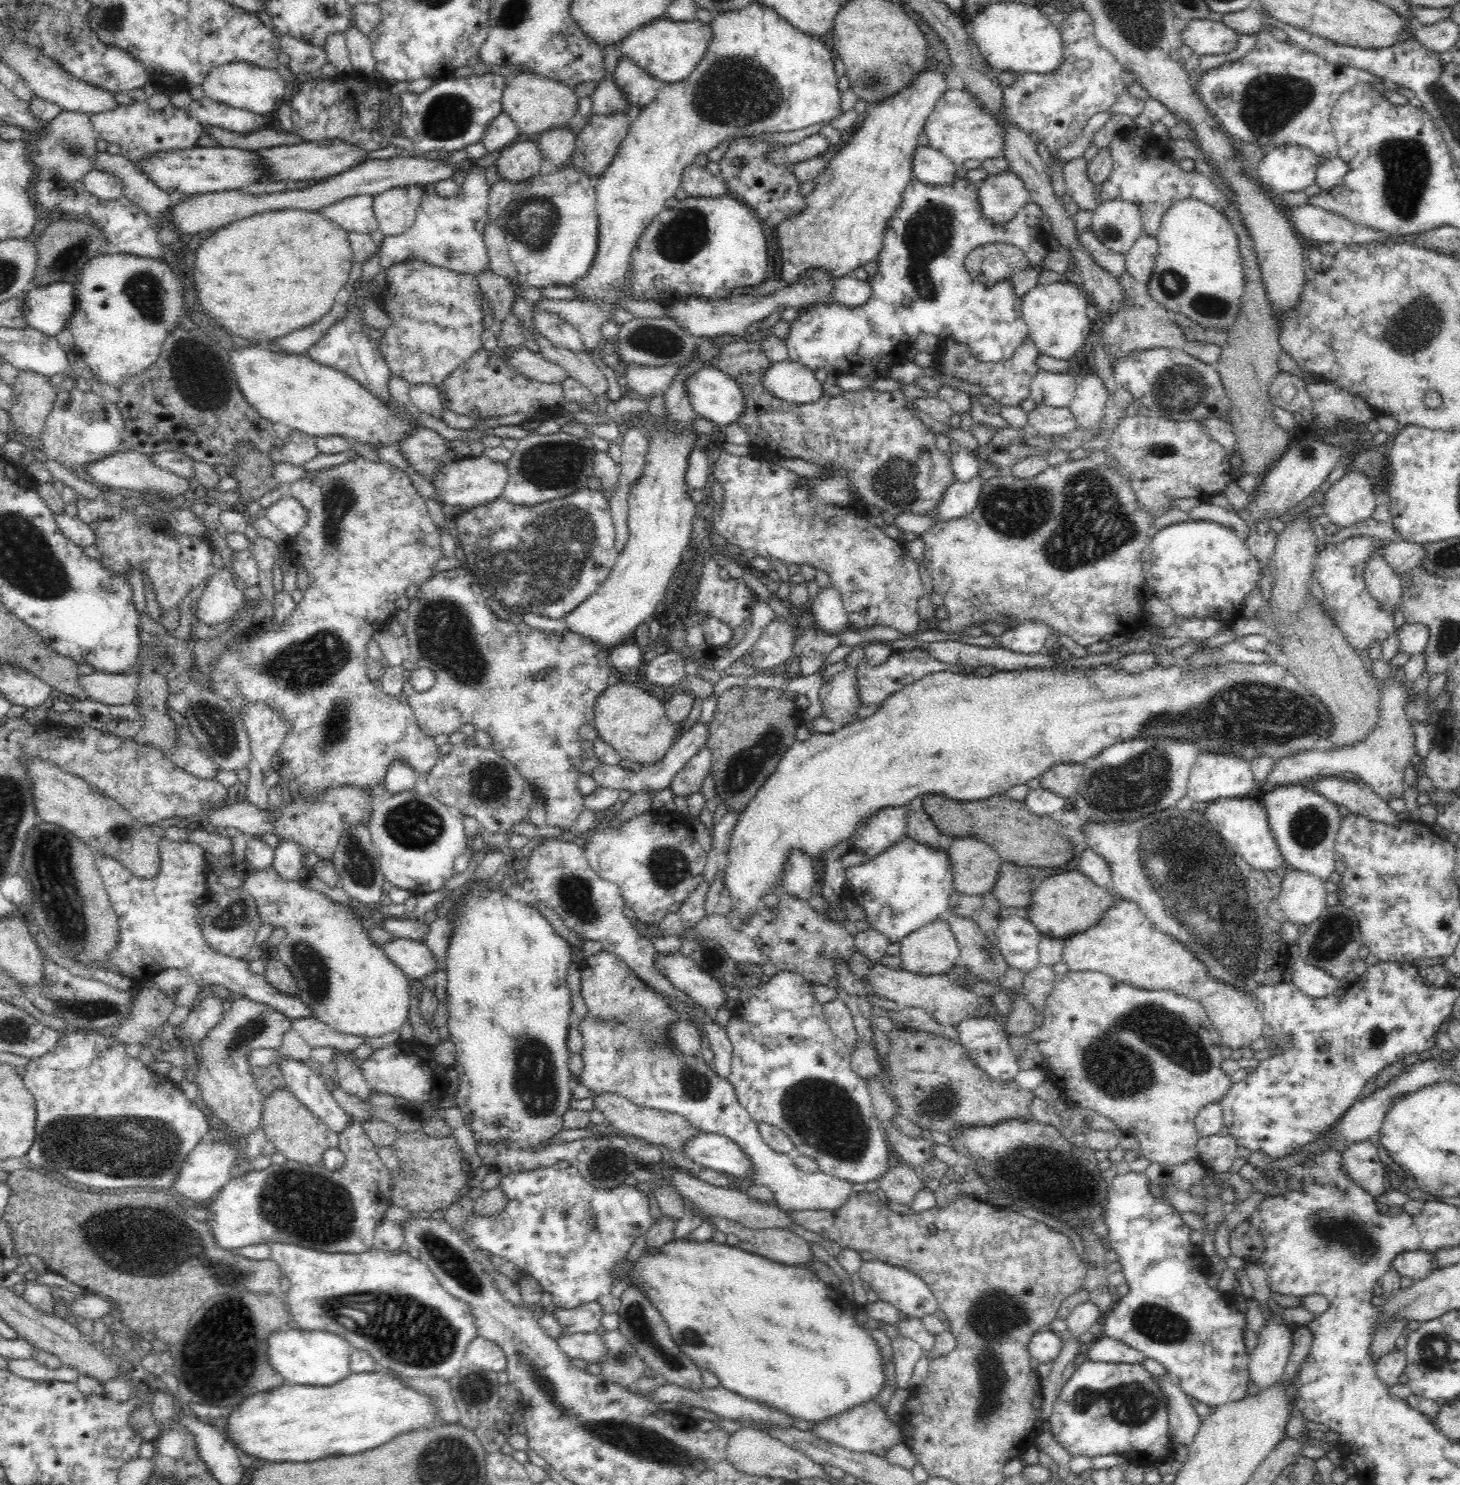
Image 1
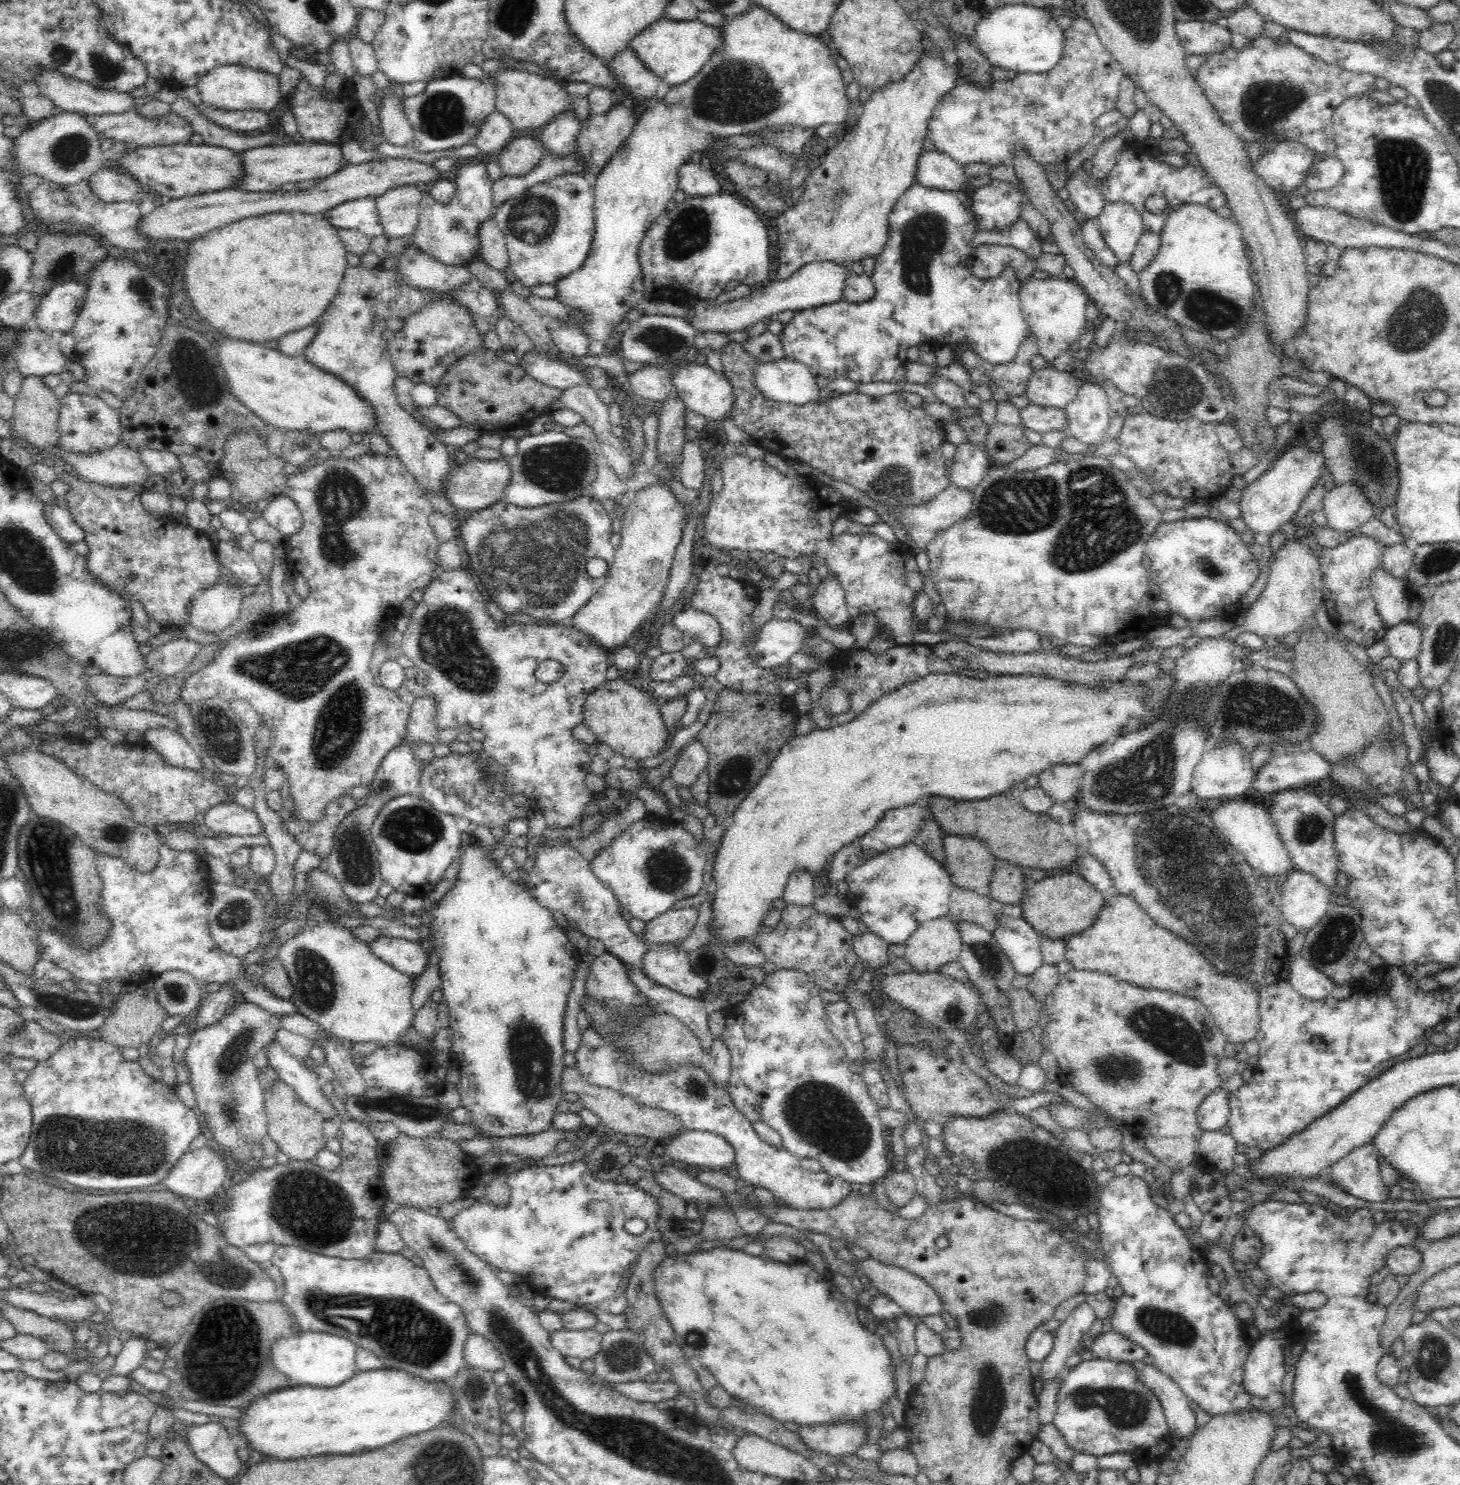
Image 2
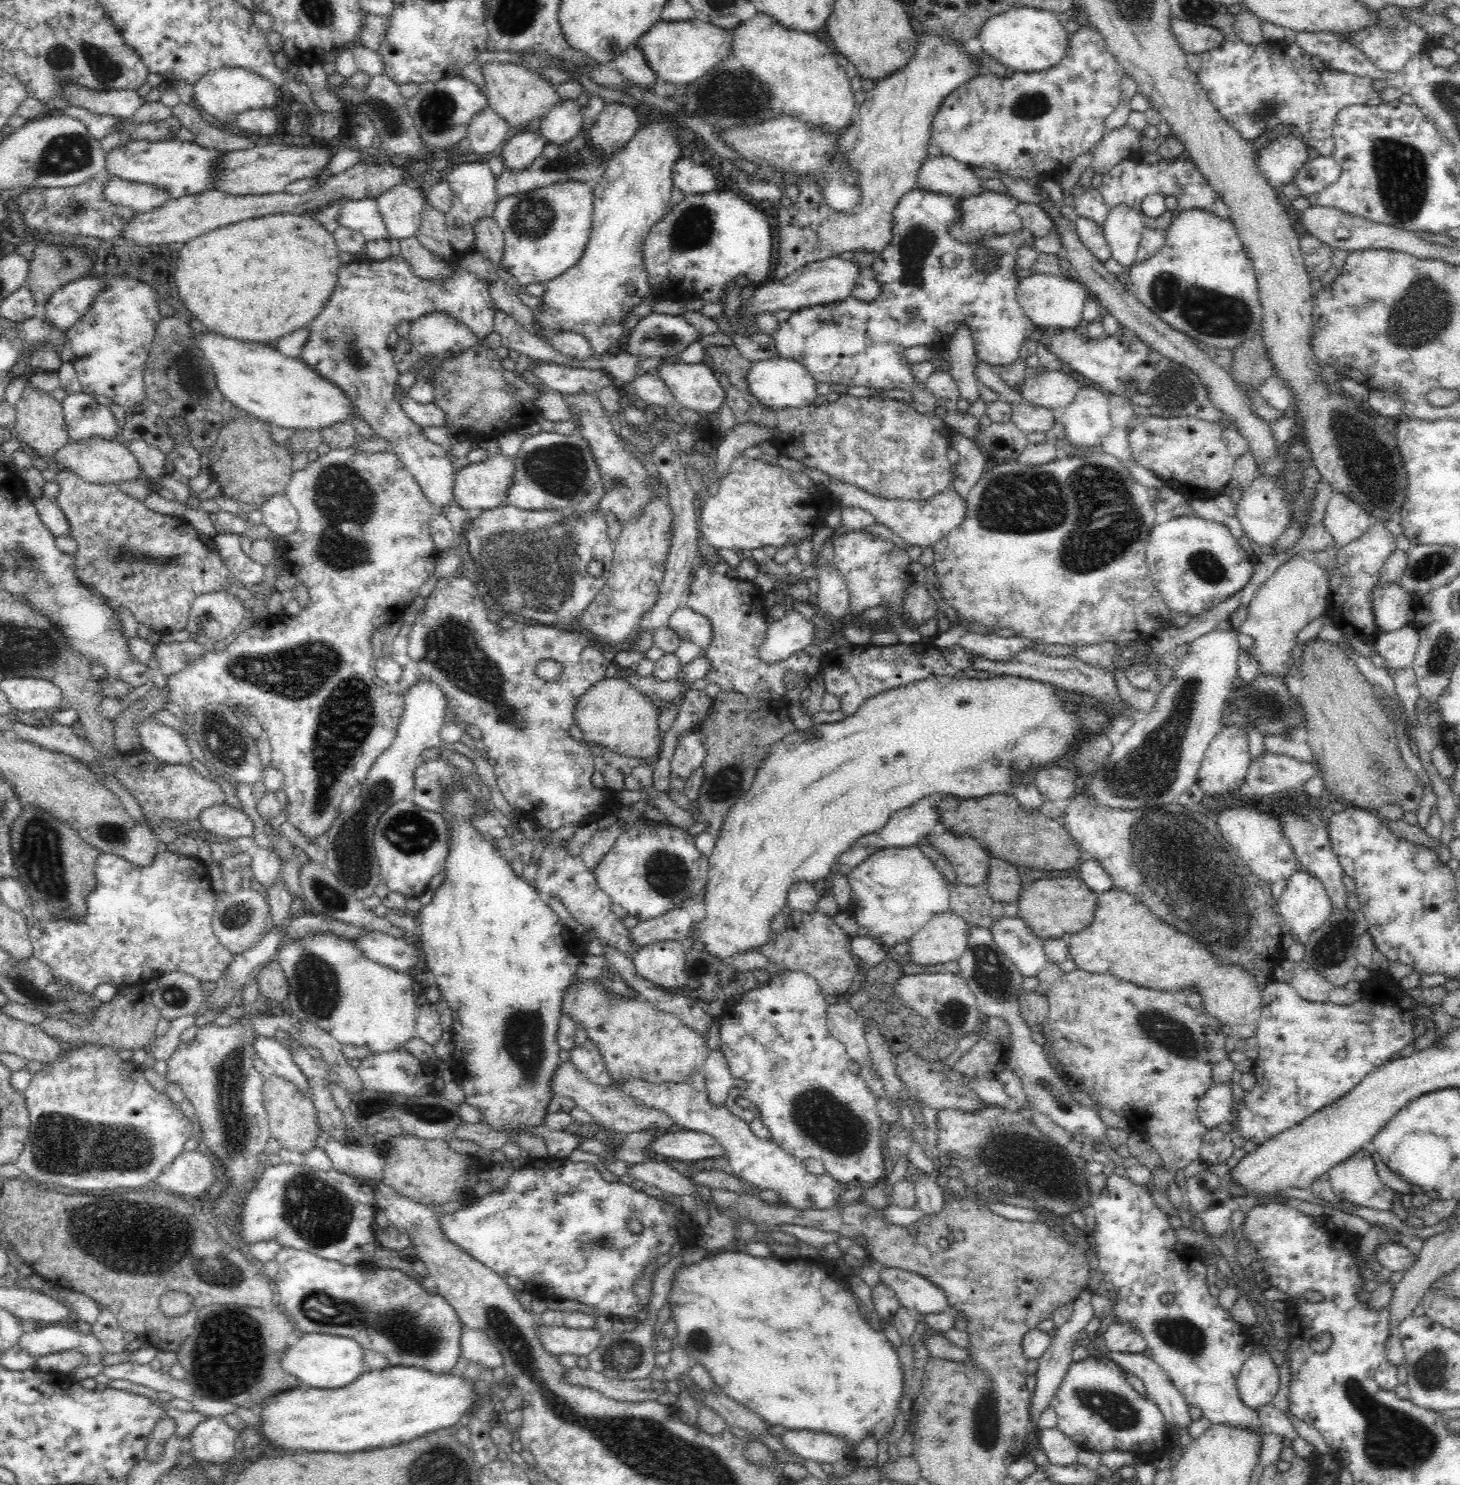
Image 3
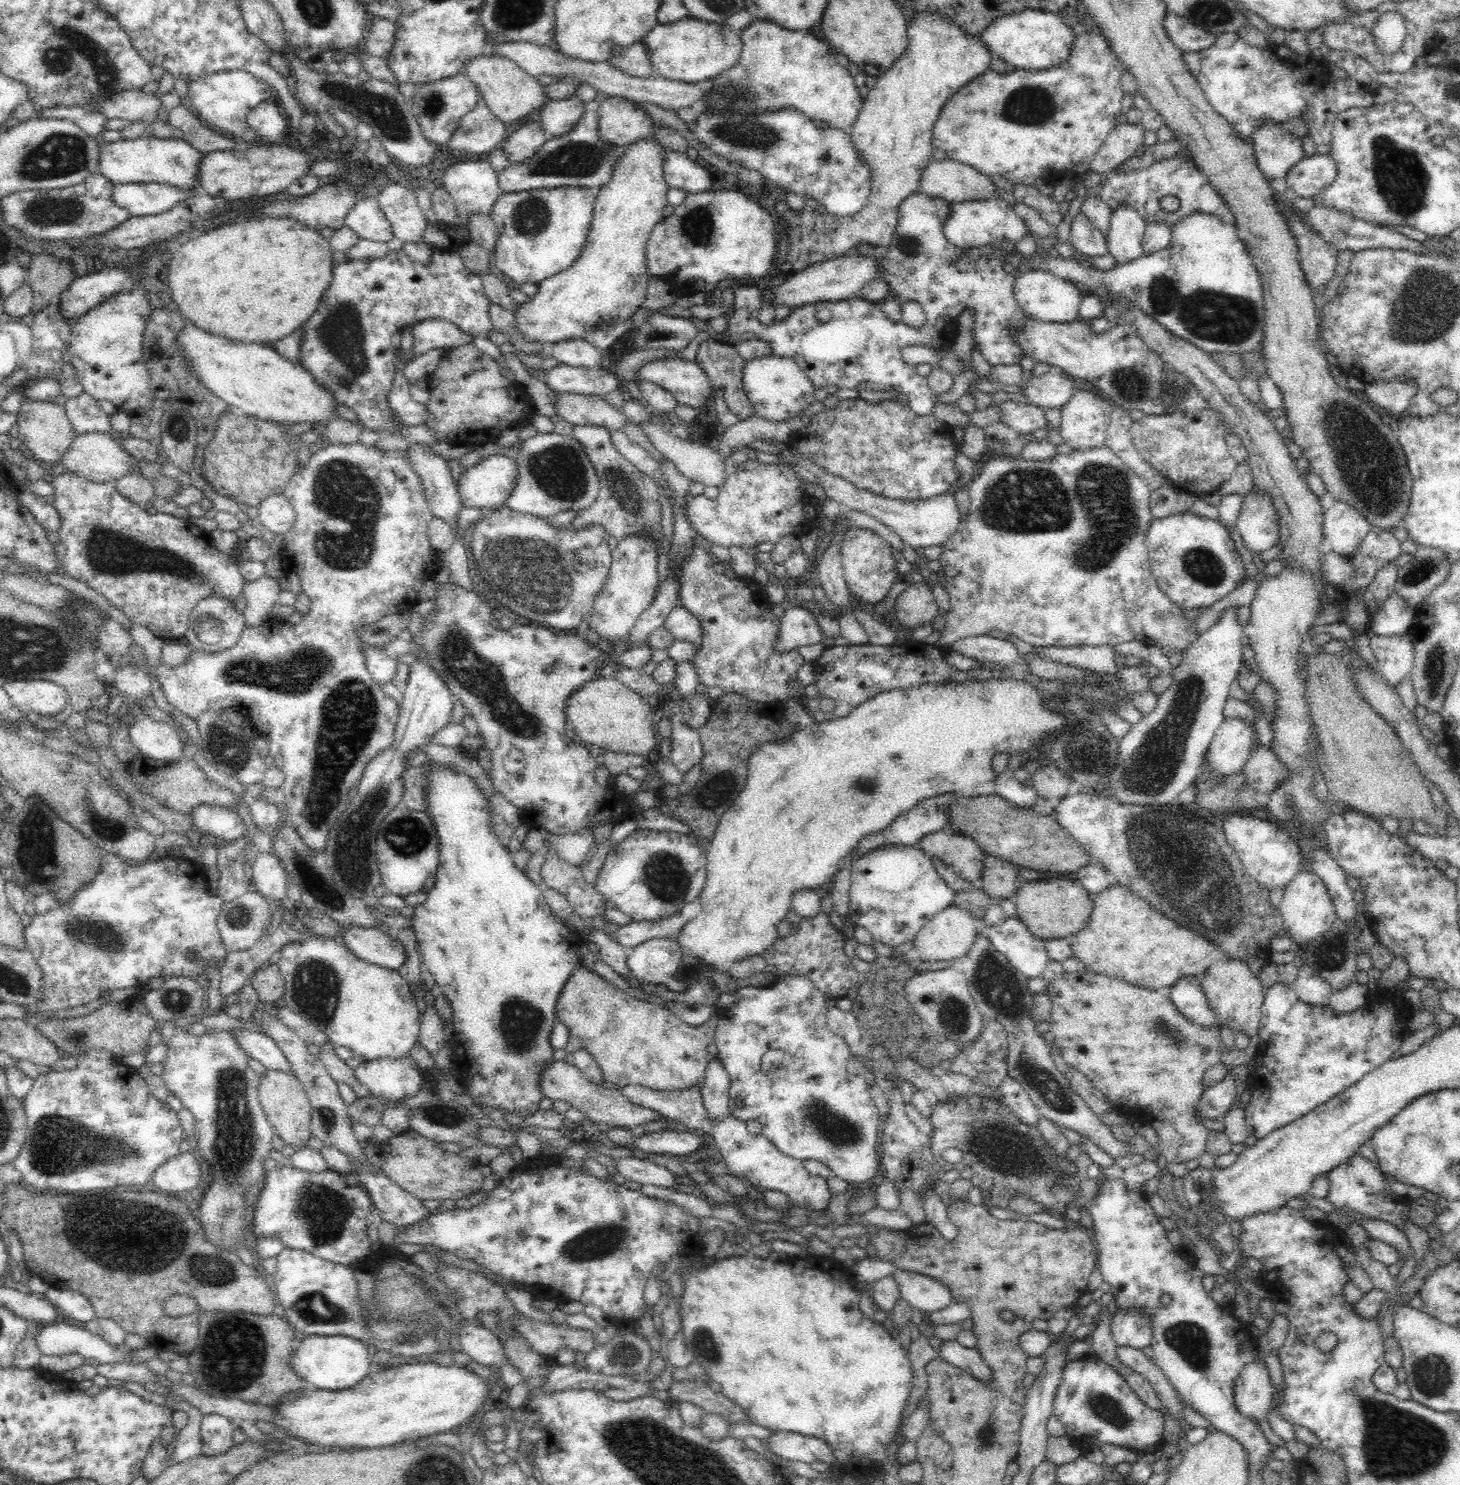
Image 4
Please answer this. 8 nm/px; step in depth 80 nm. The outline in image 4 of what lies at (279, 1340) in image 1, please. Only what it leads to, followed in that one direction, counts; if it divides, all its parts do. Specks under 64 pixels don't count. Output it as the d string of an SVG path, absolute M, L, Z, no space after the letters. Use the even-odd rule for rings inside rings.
M308 1336L300 1337L302 1344L296 1347L291 1358L291 1367L300 1375L307 1383L312 1383L318 1389L326 1390L344 1390L358 1384L368 1376L370 1370L373 1369L370 1354L367 1346L350 1336Z

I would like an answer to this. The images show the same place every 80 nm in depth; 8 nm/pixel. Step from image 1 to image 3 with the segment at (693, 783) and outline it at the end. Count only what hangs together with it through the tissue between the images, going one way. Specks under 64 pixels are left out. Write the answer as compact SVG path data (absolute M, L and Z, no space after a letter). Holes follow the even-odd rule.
M696 730L678 734L677 744L671 758L671 772L688 780L690 772L700 767L706 758L706 749Z

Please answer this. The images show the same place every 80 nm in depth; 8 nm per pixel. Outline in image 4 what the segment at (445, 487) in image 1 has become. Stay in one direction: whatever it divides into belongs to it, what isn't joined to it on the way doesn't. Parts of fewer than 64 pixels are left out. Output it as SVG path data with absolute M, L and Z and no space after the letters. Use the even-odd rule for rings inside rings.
M497 452L480 459L480 462L476 462L470 468L465 468L464 472L459 475L457 491L463 506L473 506L478 510L483 509L487 512L502 507L511 495L511 492L515 489L518 475L519 470L515 457L506 456L502 452Z

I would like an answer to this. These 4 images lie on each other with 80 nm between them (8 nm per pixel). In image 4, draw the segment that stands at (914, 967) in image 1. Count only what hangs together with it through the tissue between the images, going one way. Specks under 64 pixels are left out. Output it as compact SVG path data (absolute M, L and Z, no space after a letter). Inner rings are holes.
M952 905L936 913L915 936L915 948L920 952L920 958L931 960L935 966L945 961L960 959L974 944L981 923L965 908Z

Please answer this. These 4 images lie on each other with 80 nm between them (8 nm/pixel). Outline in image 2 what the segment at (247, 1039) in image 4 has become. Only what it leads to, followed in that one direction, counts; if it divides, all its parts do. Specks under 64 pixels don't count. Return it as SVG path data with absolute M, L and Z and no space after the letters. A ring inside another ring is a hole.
M275 1039L264 1046L264 1051L268 1065L278 1074L279 1080L292 1087L298 1097L317 1110L326 1122L336 1119L337 1111L324 1097L321 1090L323 1082L318 1074L309 1072L303 1066L302 1060L288 1055Z

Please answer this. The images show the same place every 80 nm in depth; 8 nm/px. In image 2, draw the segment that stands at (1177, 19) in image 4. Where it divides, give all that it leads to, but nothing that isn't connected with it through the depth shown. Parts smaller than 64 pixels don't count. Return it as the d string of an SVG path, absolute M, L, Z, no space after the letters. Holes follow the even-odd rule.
M1174 22L1176 36L1187 54L1204 54L1224 50L1232 45L1231 31L1215 22Z

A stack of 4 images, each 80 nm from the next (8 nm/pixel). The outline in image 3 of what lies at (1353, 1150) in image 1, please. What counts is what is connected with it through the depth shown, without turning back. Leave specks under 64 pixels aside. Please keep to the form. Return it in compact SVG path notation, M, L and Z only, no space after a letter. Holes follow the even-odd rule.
M1364 1146L1352 1154L1350 1158L1346 1158L1346 1160L1329 1170L1328 1180L1331 1182L1332 1191L1338 1199L1347 1201L1353 1206L1376 1211L1392 1211L1394 1197L1397 1192L1385 1186L1378 1177L1378 1172L1370 1157L1370 1151L1372 1151L1372 1147Z

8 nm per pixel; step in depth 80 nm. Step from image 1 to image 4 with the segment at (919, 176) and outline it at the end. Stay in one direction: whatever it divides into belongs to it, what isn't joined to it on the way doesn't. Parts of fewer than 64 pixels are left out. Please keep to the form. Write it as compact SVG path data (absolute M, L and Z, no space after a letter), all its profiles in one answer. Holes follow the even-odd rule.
M934 159L930 162L922 174L918 188L918 192L928 197L944 199L944 201L951 203L987 201L1000 197L997 190L997 186L988 175L981 174L970 166L948 159L940 160L940 162Z

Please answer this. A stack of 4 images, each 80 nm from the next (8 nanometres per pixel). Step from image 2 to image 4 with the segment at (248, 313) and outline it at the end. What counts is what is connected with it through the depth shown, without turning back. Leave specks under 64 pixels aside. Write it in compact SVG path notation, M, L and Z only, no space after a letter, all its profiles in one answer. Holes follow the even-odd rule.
M263 218L223 224L183 239L168 264L171 299L186 324L240 342L272 342L294 332L316 310L332 280L329 240L294 219Z

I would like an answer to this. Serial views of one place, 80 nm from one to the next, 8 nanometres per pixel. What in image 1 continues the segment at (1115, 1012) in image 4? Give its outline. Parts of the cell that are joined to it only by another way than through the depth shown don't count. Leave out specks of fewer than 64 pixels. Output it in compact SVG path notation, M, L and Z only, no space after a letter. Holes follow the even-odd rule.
M1069 970L1066 974L1058 975L1054 988L1050 991L1044 1009L1042 1021L1030 1035L1040 1053L1042 1053L1043 1070L1046 1071L1047 1079L1055 1084L1061 1092L1061 1097L1068 1103L1076 1102L1079 1107L1085 1107L1106 1118L1112 1120L1120 1131L1126 1135L1138 1138L1141 1146L1141 1154L1150 1162L1159 1162L1163 1165L1177 1165L1196 1158L1196 1145L1199 1134L1195 1128L1196 1116L1205 1105L1222 1099L1231 1088L1230 1078L1221 1070L1223 1061L1221 1036L1212 1024L1205 1008L1192 998L1188 998L1170 990L1146 990L1130 986L1126 982L1120 982L1107 974L1096 971Z

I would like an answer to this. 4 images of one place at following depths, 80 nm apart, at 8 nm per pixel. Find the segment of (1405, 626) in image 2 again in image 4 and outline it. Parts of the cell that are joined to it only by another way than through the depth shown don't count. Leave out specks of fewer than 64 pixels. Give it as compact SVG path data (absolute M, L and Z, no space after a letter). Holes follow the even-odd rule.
M1410 634L1400 638L1388 638L1384 636L1372 636L1370 648L1376 658L1374 667L1388 681L1388 684L1396 688L1404 678L1409 676L1413 667L1414 640Z

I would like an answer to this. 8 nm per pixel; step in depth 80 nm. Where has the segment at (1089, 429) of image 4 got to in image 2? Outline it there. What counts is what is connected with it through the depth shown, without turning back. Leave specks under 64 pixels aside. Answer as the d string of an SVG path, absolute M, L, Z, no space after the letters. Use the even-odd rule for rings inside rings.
M1080 384L1074 400L1063 409L1067 436L1078 439L1085 448L1097 446L1108 438L1112 418L1107 394L1099 384Z

